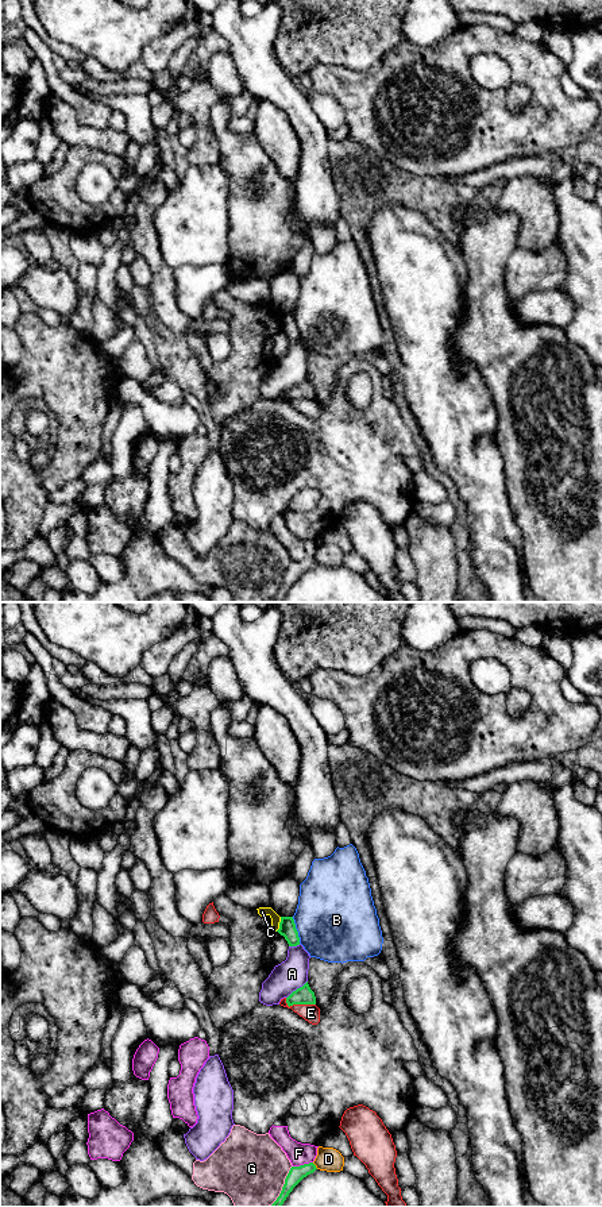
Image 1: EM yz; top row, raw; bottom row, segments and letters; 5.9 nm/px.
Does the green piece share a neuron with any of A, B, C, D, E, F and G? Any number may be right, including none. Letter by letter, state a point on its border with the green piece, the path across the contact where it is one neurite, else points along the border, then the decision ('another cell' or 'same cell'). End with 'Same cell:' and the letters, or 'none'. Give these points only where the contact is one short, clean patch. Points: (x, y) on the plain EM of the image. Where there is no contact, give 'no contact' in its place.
A: meets green in yz at (297, 384); another cell
B: meets green in yz at (296, 326); another cell
C: meets green in yz at (280, 319); border along yz (281, 312), (280, 322), (276, 326); another cell
D: meets green in yz at (315, 560); border along yz (312, 558), (317, 563); another cell
E: meets green in yz at (298, 398); another cell
F: meets green in yz at (304, 559); another cell
G: meets green in yz at (282, 582); another cell
Same cell: none

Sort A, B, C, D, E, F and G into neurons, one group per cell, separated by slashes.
A / B / C / D / E / F / G

